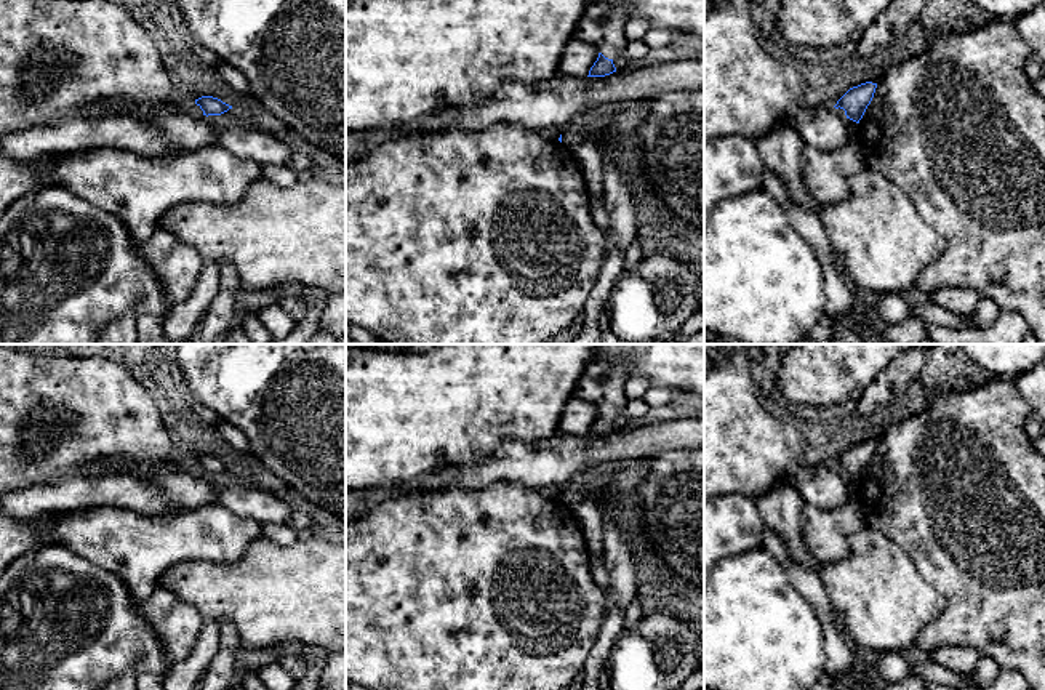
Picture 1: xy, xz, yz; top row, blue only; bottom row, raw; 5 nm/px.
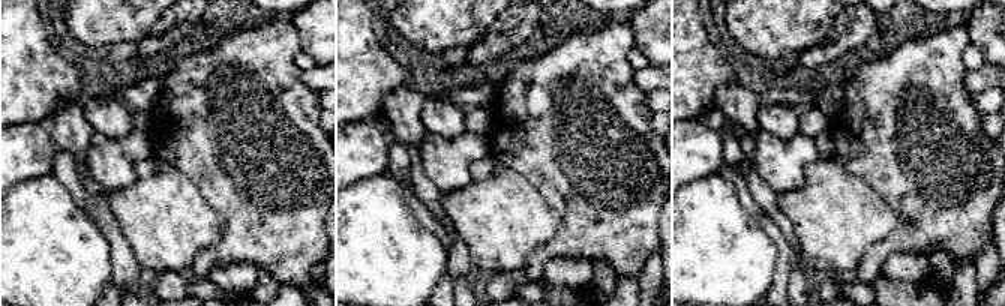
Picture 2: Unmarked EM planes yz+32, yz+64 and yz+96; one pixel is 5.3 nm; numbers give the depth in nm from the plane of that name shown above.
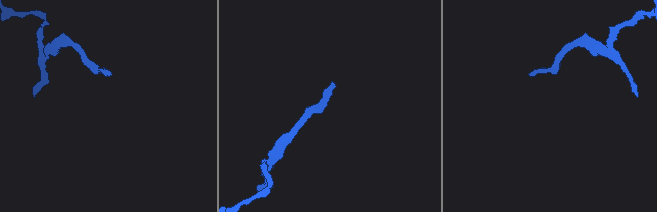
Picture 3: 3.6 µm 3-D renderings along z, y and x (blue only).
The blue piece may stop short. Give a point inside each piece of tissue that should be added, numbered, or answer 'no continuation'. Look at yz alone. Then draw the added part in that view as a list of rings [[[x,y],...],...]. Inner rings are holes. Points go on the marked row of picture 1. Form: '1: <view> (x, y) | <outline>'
no continuation

